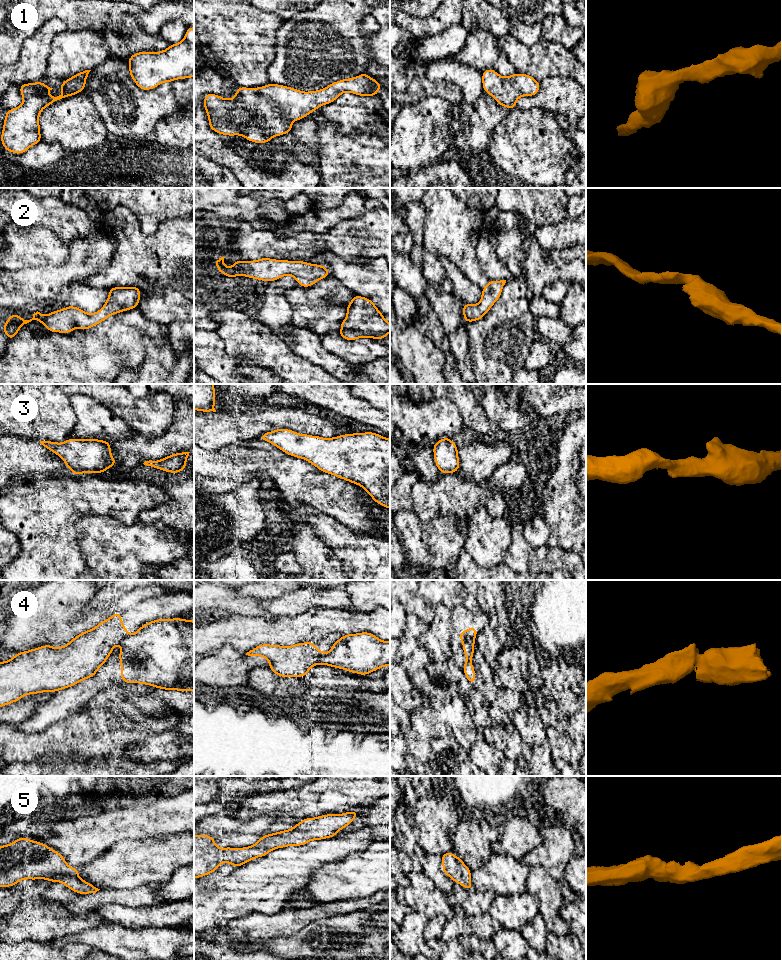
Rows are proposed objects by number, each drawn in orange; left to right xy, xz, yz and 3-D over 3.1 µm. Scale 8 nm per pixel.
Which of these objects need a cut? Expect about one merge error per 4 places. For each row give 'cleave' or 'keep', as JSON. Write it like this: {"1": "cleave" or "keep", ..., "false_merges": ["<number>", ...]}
{"1": "keep", "2": "keep", "3": "keep", "4": "cleave", "5": "keep", "false_merges": ["4"]}

